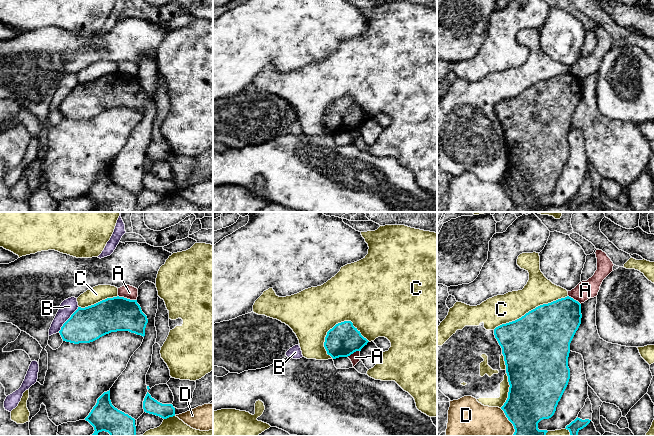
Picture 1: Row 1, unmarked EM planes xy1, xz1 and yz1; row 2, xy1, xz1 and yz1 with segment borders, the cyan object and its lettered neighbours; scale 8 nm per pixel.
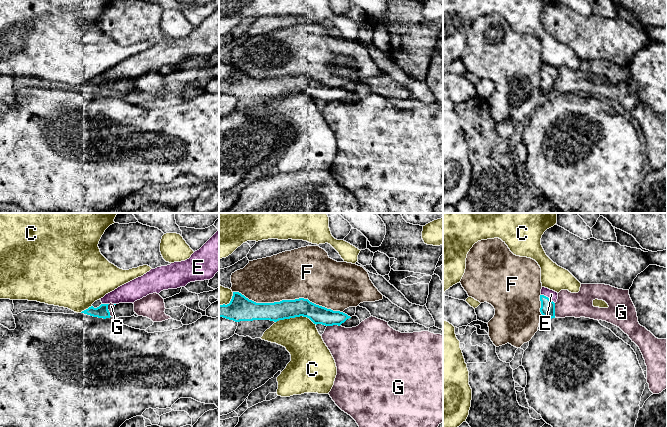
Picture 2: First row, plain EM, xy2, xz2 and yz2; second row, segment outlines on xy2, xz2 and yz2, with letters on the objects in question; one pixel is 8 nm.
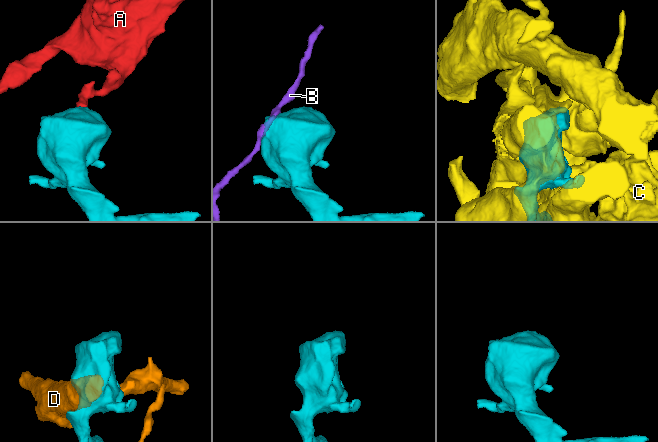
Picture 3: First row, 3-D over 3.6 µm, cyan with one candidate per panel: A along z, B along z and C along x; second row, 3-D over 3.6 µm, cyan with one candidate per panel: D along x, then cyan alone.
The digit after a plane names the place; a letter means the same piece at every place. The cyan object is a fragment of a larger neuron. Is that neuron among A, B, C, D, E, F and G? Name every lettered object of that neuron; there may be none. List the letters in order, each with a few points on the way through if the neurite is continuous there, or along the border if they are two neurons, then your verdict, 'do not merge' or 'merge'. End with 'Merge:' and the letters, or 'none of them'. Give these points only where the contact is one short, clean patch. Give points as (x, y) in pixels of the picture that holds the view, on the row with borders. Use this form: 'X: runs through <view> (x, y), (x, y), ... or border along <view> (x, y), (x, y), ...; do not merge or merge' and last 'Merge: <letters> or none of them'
A: border along xy1 (118, 295), (135, 300); do not merge
B: border along xy1 (78, 306), (58, 331); do not merge
C: do not merge
D: do not merge
E: runs through yz2 (547, 309), (547, 297), (551, 294); merge
F: do not merge
G: border along yz2 (554, 303), (555, 316); do not merge
Merge: E

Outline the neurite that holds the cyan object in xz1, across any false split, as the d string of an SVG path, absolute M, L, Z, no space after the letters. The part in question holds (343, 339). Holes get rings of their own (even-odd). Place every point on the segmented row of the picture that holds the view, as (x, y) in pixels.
M344 321L336 324L327 332L324 347L327 354L336 359L361 351L368 342L351 321Z

